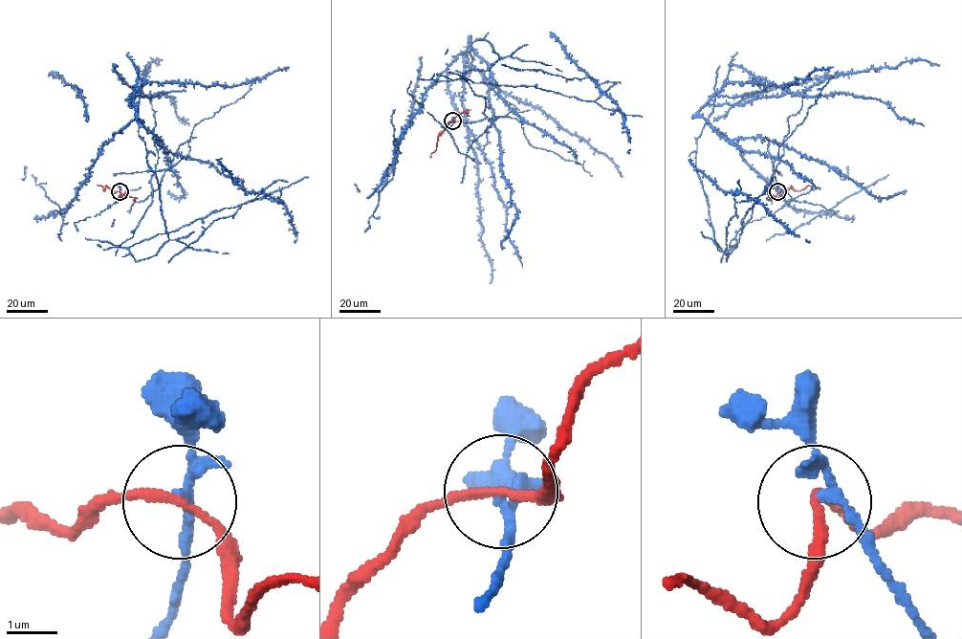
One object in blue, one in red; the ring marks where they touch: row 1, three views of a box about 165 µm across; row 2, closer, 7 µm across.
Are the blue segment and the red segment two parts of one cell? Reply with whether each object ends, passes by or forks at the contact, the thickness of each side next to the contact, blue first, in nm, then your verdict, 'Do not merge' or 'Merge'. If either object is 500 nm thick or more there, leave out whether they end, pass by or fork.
At the ring blue forks. At the ring red passes by. Thickness 130 nm (blue) against 160 nm. Do not merge

